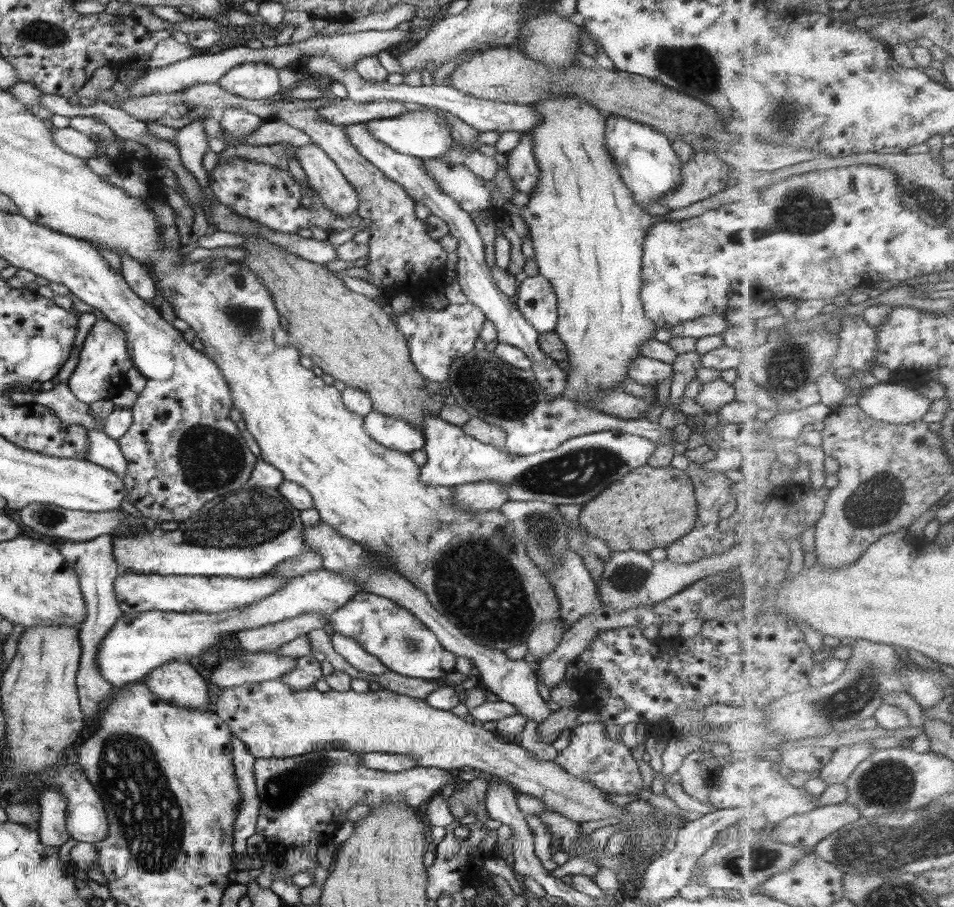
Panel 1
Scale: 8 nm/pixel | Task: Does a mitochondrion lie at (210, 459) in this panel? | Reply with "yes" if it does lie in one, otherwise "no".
yes

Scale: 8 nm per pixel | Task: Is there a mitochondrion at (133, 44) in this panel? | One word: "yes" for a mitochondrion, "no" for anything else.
no

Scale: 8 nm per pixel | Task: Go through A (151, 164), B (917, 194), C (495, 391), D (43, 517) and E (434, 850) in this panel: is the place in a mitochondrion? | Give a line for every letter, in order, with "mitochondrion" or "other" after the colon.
A: other
B: mitochondrion
C: mitochondrion
D: mitochondrion
E: other

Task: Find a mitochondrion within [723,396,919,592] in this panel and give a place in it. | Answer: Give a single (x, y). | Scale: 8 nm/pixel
(874, 502)

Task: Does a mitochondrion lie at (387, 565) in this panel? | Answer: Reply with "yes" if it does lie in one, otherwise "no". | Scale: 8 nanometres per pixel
no

